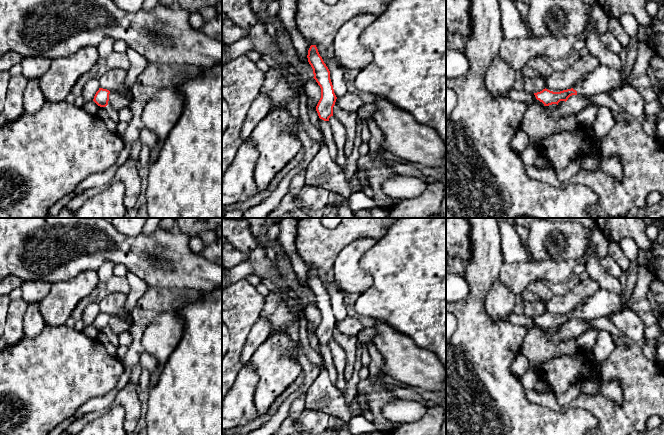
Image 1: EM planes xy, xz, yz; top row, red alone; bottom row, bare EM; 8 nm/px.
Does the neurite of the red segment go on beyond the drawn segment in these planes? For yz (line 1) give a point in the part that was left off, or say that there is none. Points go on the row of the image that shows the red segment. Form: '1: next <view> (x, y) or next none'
1: next yz (603, 79)

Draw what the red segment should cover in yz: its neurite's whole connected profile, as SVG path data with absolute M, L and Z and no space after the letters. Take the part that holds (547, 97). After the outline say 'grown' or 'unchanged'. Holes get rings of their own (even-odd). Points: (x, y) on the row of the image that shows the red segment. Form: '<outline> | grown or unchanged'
M601 64L592 72L582 76L571 89L553 92L545 88L540 92L534 93L534 95L544 106L558 105L560 101L566 102L572 95L589 96L608 93L615 89L621 83L621 80L622 75L618 70Z | grown

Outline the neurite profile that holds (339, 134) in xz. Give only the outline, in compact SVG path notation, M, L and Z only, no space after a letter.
M331 116L328 122L331 126L331 129L333 132L334 143L337 148L337 155L336 155L335 162L337 163L338 166L343 168L347 161L347 157L344 153L346 131L345 131L344 126L338 121L336 117Z

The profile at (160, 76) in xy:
M148 63L139 74L137 83L164 89L182 85L190 79L199 77L201 73L202 68L196 65Z

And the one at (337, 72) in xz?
M327 57L324 58L324 61L330 71L330 79L336 97L338 98L345 95L348 92L347 84L344 80L345 69L337 65L334 60Z

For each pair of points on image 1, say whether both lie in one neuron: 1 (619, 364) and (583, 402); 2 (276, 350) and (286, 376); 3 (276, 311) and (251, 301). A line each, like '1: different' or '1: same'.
1: same
2: same
3: different

